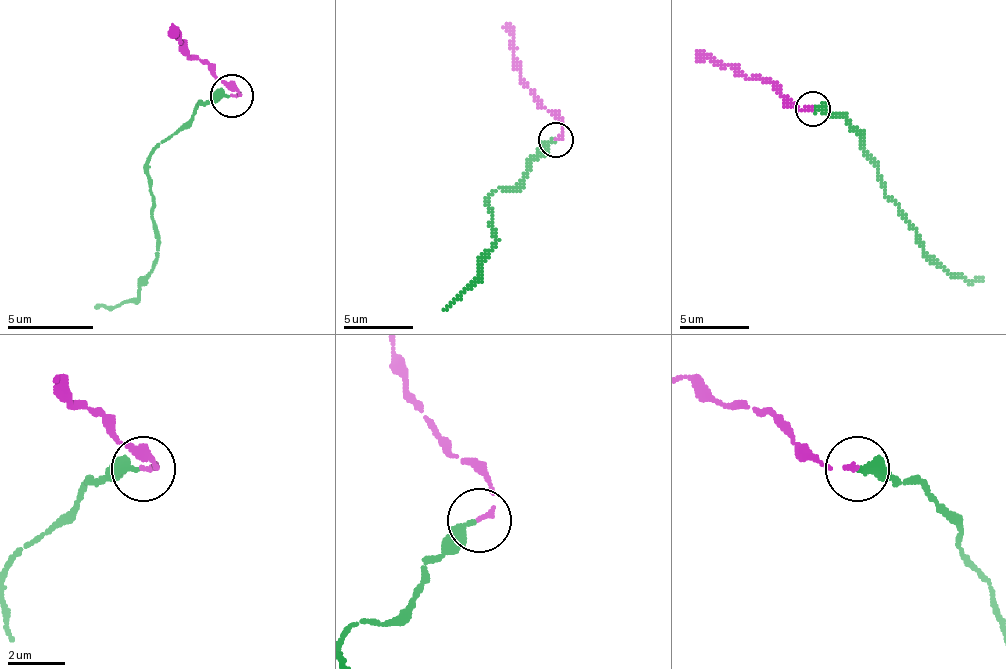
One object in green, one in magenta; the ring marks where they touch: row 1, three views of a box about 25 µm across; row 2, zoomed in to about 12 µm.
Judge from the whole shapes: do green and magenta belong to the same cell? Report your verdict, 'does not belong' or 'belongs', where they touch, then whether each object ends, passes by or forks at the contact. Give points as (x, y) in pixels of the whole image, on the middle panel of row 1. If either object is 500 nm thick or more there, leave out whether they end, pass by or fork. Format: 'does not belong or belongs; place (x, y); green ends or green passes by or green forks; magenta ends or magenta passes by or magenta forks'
belongs; place (556, 139); green ends; magenta ends

